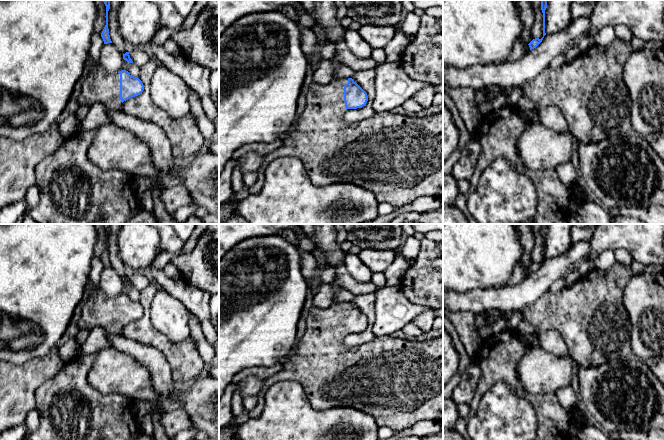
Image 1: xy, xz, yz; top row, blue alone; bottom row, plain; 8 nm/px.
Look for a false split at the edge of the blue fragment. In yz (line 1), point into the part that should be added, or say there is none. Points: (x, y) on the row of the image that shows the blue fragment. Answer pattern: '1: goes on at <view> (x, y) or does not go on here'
1: does not go on here

